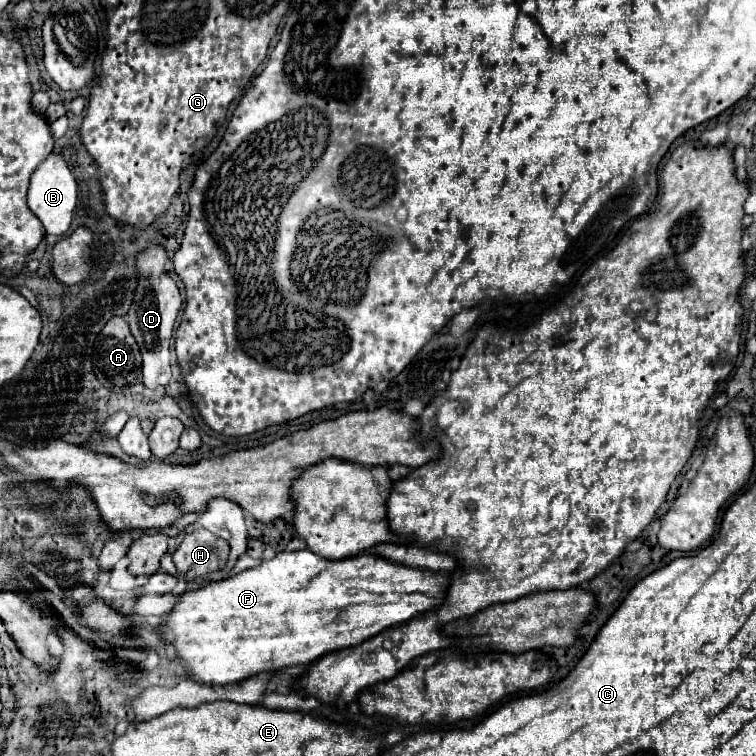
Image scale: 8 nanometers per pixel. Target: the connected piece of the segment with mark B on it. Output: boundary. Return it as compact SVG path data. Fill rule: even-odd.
M51 154L33 172L27 200L29 200L29 208L33 210L33 214L43 222L47 234L57 234L59 236L59 234L65 234L69 230L73 210L77 206L77 182L75 182L71 170L67 168L65 160L59 154Z

